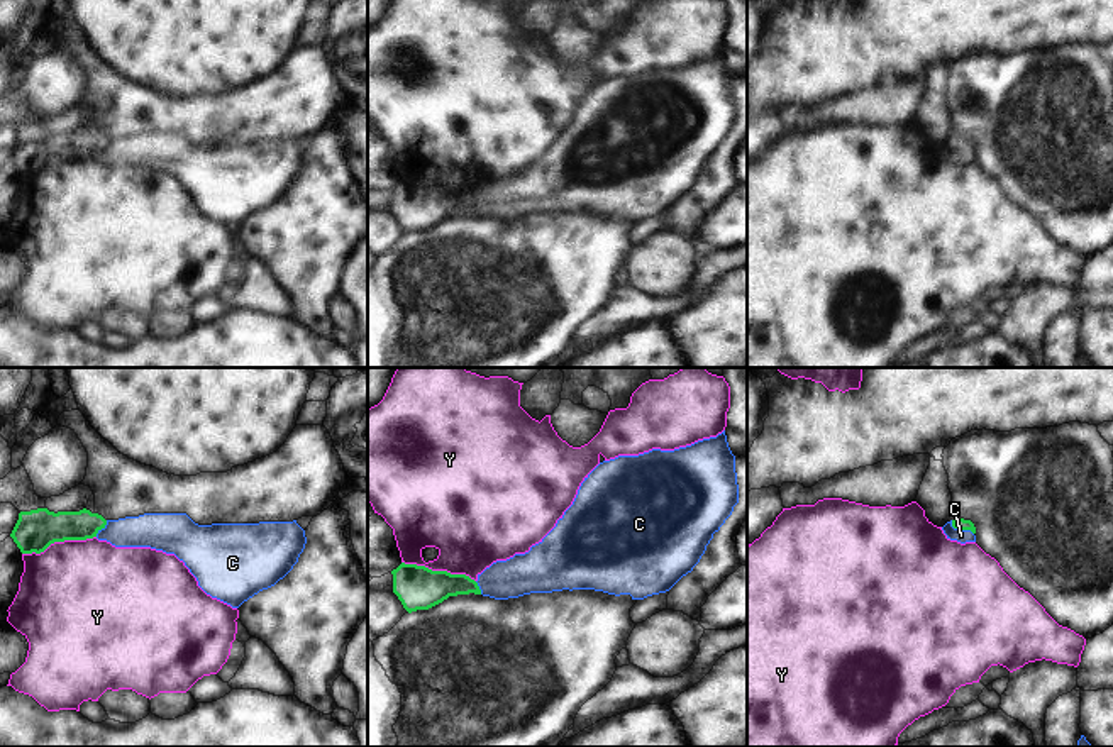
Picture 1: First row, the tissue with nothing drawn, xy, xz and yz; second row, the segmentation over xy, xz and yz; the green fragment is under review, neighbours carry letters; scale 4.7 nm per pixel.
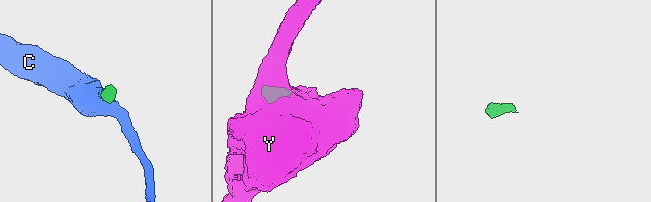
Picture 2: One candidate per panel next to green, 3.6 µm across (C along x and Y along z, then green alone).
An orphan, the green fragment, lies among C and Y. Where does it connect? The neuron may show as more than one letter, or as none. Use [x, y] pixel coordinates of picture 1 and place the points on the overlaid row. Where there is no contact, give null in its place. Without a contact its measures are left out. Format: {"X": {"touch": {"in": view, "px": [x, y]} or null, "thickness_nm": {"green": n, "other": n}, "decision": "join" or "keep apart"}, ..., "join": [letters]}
{"C": {"touch": {"in": "yz", "px": [961, 529]}, "thickness_nm": {"green": 60, "other": 60}, "decision": "join"}, "Y": {"touch": {"in": "xy", "px": [58, 541]}, "thickness_nm": {"green": 190, "other": 480}, "decision": "keep apart"}, "join": ["C"]}

